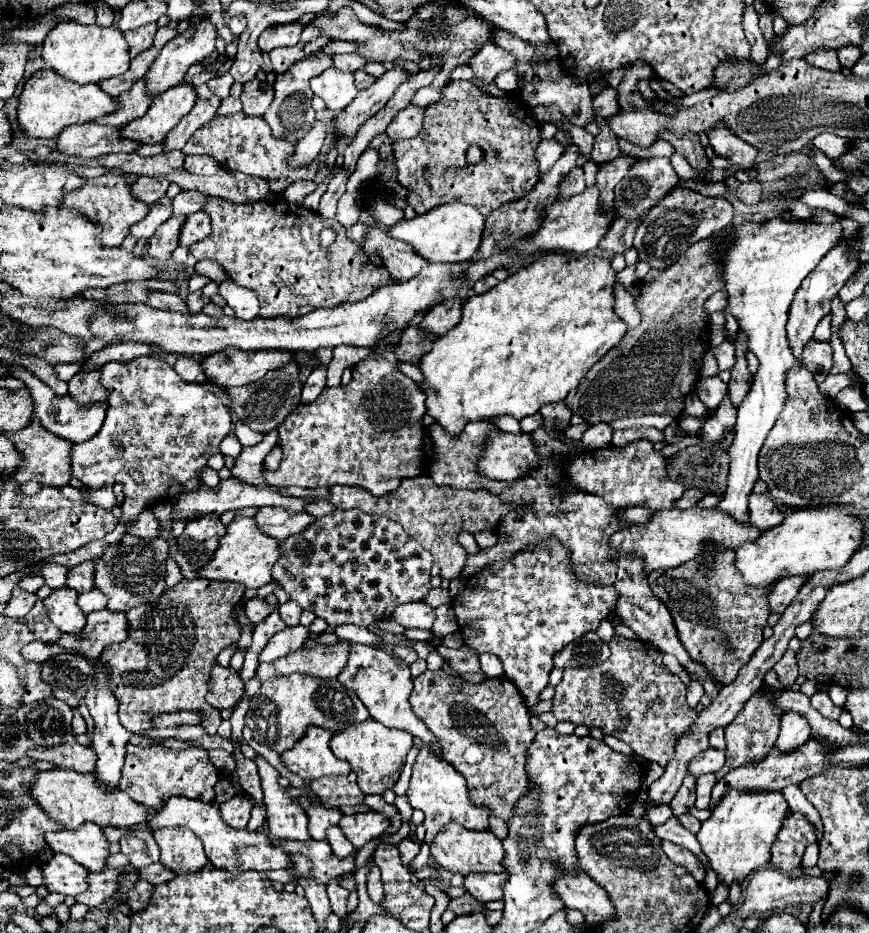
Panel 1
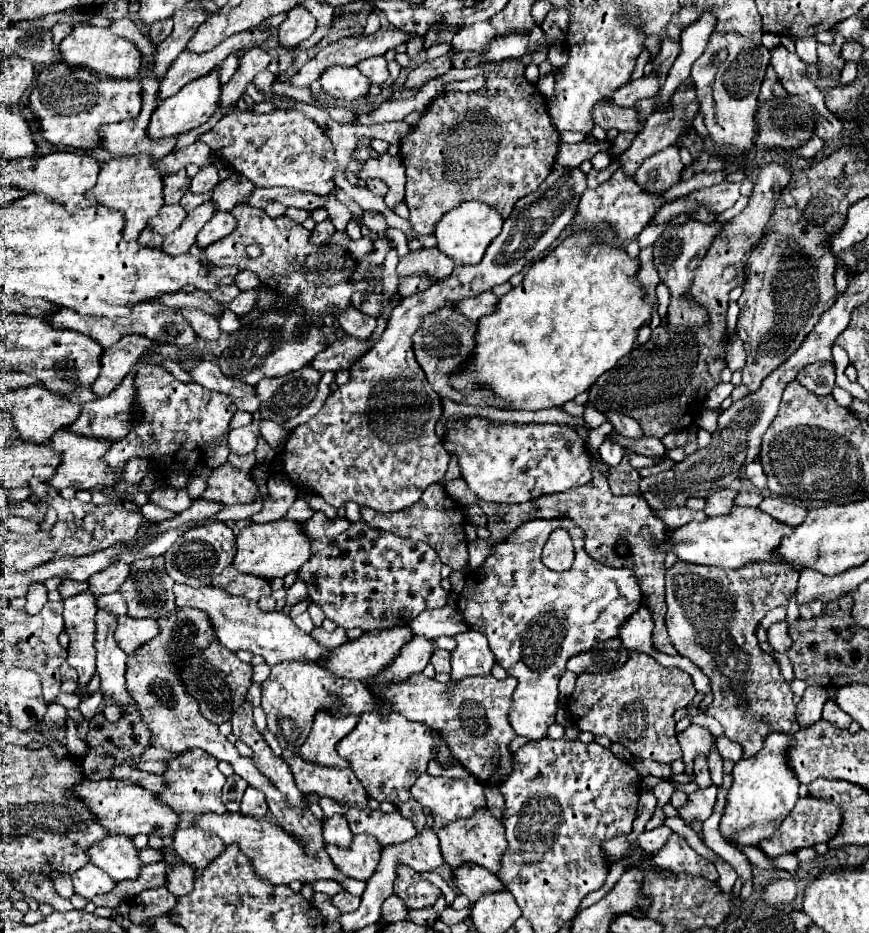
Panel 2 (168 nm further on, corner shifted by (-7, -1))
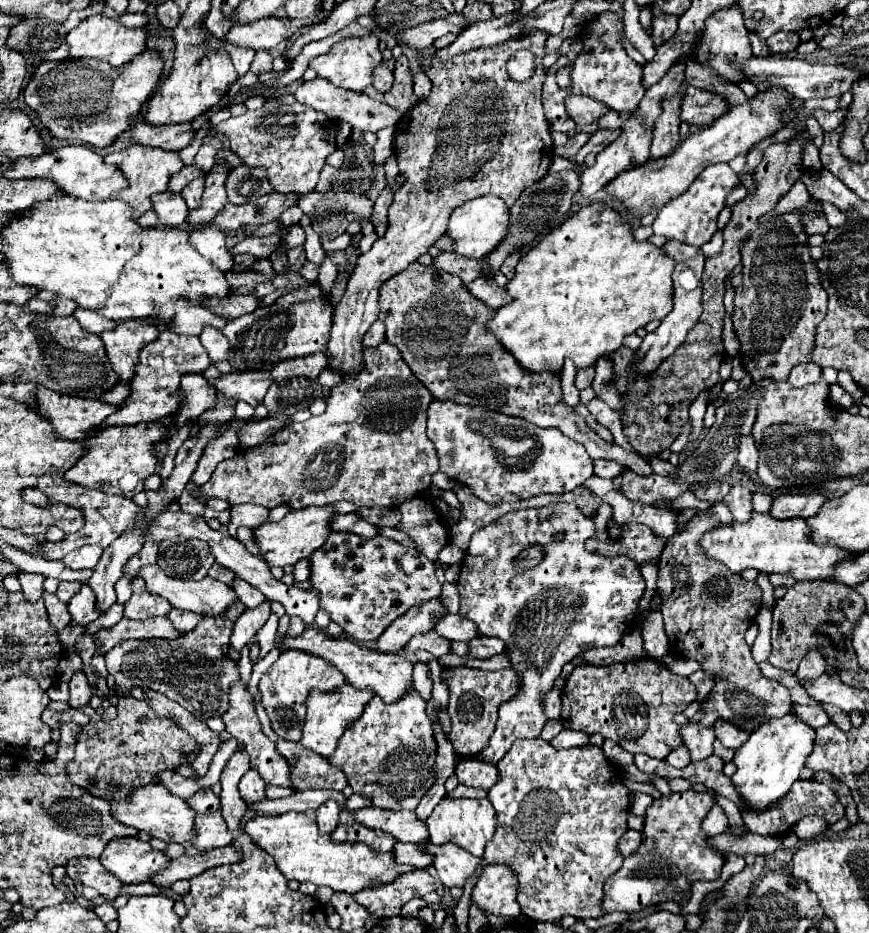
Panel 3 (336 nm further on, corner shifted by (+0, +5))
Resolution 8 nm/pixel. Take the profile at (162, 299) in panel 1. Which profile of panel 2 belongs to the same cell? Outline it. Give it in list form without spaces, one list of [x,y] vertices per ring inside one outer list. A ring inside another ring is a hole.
[[[182,307],[180,313],[182,313],[182,317],[192,325],[192,329],[194,329],[200,337],[204,337],[204,339],[208,339],[208,341],[218,339],[218,335],[220,335],[218,319],[214,319],[214,317],[208,315],[208,313],[202,313],[202,311],[198,311],[198,309],[188,309],[188,307]]]

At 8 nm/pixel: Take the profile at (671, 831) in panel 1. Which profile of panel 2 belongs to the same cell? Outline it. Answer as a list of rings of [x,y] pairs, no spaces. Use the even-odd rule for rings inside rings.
[[[660,825],[660,827],[656,827],[656,829],[652,829],[652,831],[644,831],[640,837],[638,837],[638,845],[646,851],[646,853],[658,853],[662,847],[664,847],[664,843],[668,841],[668,837],[672,835],[672,829],[670,827],[666,827],[666,825]]]

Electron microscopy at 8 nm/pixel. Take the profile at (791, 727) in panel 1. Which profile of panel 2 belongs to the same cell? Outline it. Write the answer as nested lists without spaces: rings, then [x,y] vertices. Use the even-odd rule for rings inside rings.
[[[808,685],[802,701],[796,705],[796,721],[800,727],[808,727],[822,719],[822,705],[828,701],[828,693],[820,685]]]

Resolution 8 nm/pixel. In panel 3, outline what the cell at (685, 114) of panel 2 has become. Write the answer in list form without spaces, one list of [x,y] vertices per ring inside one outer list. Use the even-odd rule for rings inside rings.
[[[687,85],[683,107],[681,107],[681,119],[687,121],[689,125],[709,127],[727,109],[729,109],[729,103],[723,95]]]

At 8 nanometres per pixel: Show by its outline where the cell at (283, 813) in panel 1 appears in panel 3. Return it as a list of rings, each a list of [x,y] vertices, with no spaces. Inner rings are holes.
[[[241,679],[237,683],[233,683],[233,687],[229,691],[229,709],[227,709],[227,713],[221,719],[225,723],[225,731],[229,731],[245,747],[245,751],[251,757],[251,767],[261,773],[261,777],[263,777],[263,781],[267,785],[291,785],[289,765],[285,763],[285,757],[279,755],[279,751],[275,749],[275,743],[269,741],[267,735],[261,731],[261,723],[257,719],[249,687]]]

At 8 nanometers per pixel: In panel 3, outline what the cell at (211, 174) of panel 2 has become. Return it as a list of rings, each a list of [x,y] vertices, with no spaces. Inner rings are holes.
[[[197,177],[197,179],[193,179],[193,181],[181,191],[183,197],[185,197],[185,201],[187,201],[187,207],[189,207],[189,209],[201,205],[203,189],[205,189],[205,179],[203,179],[203,177]]]

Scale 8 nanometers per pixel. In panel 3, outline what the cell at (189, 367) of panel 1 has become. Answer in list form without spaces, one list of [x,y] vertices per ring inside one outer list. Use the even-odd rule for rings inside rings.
[[[245,371],[237,375],[221,375],[209,383],[225,397],[233,397],[237,401],[249,403],[251,407],[257,407],[267,389],[273,385],[273,377],[267,371]]]

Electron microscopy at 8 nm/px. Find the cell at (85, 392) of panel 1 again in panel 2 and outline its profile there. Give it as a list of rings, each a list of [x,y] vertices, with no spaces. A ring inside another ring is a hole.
[[[126,335],[110,349],[104,349],[102,359],[100,359],[102,363],[100,377],[92,383],[90,387],[92,393],[96,393],[98,397],[112,393],[116,385],[120,385],[120,381],[130,373],[138,357],[152,345],[154,341],[144,335]]]

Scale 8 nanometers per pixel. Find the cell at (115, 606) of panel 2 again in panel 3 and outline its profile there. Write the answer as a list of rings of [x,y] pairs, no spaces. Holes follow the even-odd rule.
[[[123,573],[121,579],[115,583],[115,591],[117,591],[117,603],[125,603],[131,597],[131,583],[133,583],[133,575]]]

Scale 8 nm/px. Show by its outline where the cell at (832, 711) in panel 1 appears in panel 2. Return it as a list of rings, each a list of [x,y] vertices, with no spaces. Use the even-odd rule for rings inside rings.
[[[826,701],[826,703],[824,703],[822,719],[830,721],[830,723],[832,723],[832,725],[836,725],[838,729],[848,729],[848,727],[850,727],[850,723],[852,723],[852,719],[850,719],[844,711],[840,711],[840,709],[838,709],[836,701]]]

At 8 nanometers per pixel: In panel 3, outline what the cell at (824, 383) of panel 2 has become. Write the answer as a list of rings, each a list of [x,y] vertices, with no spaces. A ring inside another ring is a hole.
[[[799,363],[797,367],[793,367],[789,375],[789,383],[793,387],[803,387],[815,383],[819,377],[821,377],[821,367],[817,367],[815,363]]]

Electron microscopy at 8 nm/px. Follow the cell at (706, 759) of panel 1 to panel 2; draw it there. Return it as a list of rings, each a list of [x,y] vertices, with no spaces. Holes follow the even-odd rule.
[[[718,737],[716,739],[716,747],[718,747],[718,753],[724,761],[740,761],[742,757],[742,749],[738,743],[732,743],[728,737]]]

